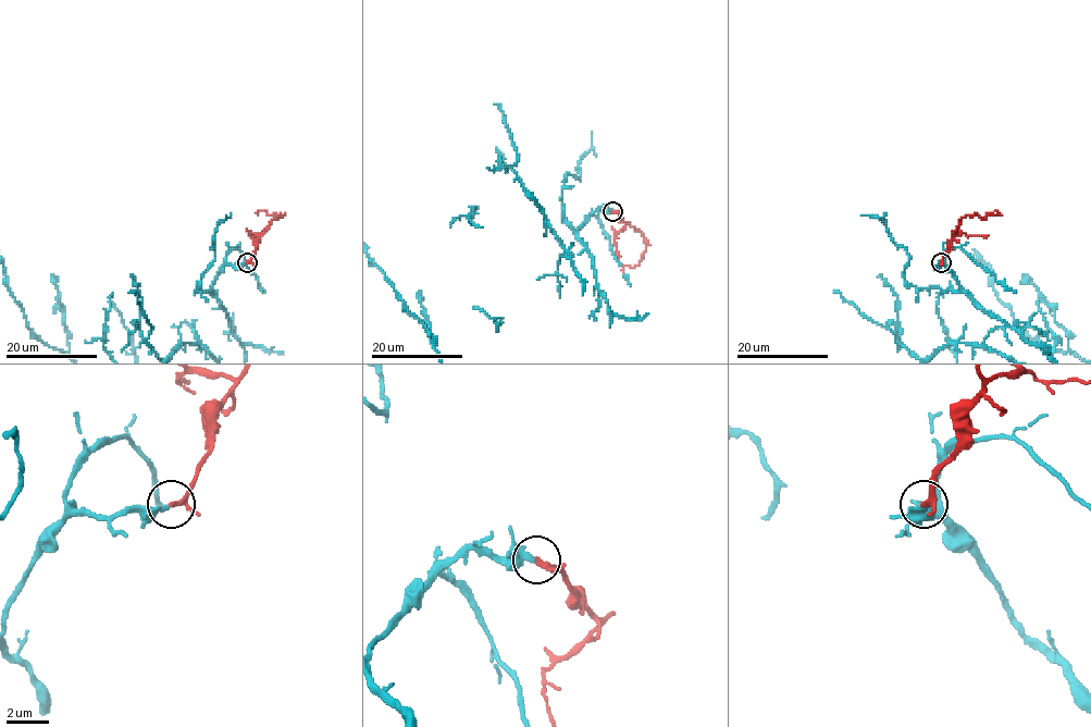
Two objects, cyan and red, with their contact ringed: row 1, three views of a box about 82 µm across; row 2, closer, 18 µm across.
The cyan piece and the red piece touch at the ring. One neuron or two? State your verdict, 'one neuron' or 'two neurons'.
one neuron

